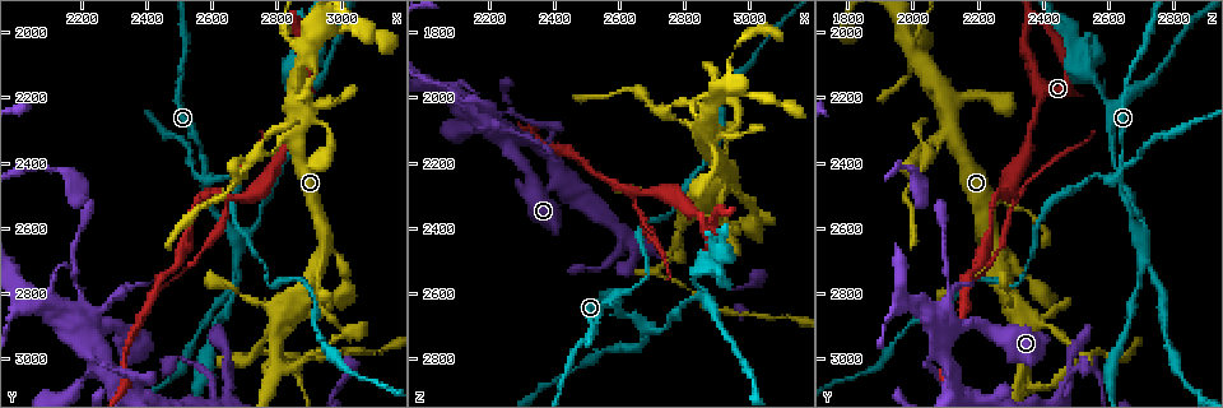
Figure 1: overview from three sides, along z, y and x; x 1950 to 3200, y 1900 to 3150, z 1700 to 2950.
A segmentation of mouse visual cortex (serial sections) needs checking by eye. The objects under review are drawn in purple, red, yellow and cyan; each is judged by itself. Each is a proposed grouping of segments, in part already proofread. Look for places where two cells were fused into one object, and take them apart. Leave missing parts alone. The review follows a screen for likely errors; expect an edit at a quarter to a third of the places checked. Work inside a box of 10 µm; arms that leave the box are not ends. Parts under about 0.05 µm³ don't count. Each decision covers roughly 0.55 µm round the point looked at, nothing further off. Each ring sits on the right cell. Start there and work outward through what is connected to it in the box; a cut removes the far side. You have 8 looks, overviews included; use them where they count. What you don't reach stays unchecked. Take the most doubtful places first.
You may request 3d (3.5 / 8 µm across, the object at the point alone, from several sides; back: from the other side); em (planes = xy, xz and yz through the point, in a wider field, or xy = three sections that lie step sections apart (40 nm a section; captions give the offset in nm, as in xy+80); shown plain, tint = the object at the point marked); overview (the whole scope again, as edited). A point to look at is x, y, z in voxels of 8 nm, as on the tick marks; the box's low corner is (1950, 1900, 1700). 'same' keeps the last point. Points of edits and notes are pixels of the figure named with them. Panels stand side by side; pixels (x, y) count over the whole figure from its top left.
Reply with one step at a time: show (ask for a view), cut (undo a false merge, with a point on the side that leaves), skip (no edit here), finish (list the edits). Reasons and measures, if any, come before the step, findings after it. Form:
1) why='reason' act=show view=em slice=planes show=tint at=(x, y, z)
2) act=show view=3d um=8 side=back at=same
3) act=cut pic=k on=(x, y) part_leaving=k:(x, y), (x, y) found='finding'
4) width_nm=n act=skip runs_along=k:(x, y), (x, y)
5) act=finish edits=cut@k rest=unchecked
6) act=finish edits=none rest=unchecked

why='looks like a crossing' act=show view=3d um=8 at=(2580, 2440, 2630)

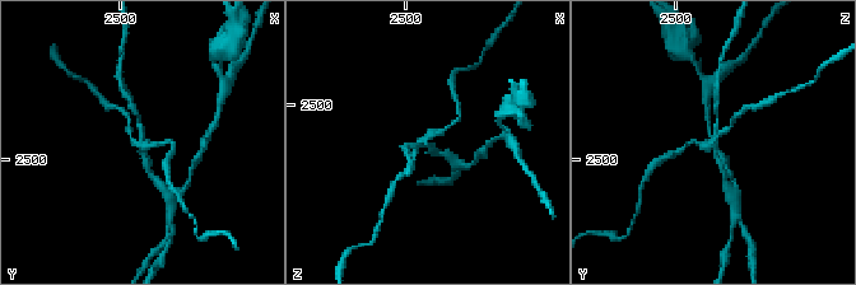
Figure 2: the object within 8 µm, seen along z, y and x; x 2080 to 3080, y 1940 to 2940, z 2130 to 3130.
why='closer look' act=show view=3d um=3.5 side=back at=same

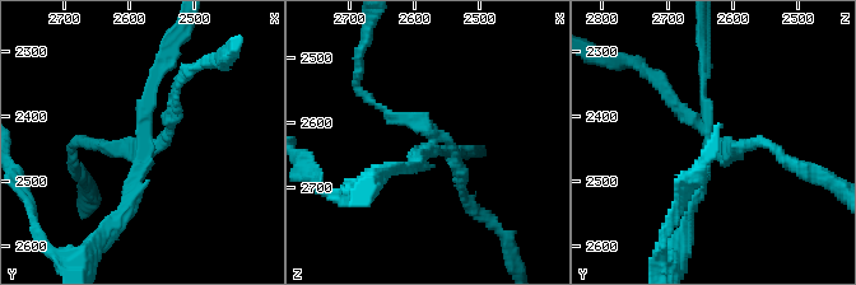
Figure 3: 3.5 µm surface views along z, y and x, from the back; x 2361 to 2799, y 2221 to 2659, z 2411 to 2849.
arms=4 arm_widths_nm=100,150,150,150 act=show view=em slice=xy step=2 show=tint at=(2575, 2440, 2635)

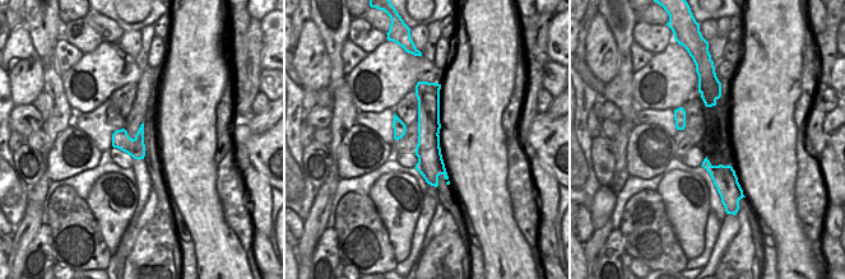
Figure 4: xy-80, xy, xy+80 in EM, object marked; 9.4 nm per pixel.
width_nm=240 act=cut pic=3 on=(108, 150) part_leaving=3:(433, 140), (359, 92), (359, 69) found='a second cell is stuck on'

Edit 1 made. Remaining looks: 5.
why='see it whole again' act=show view=overview

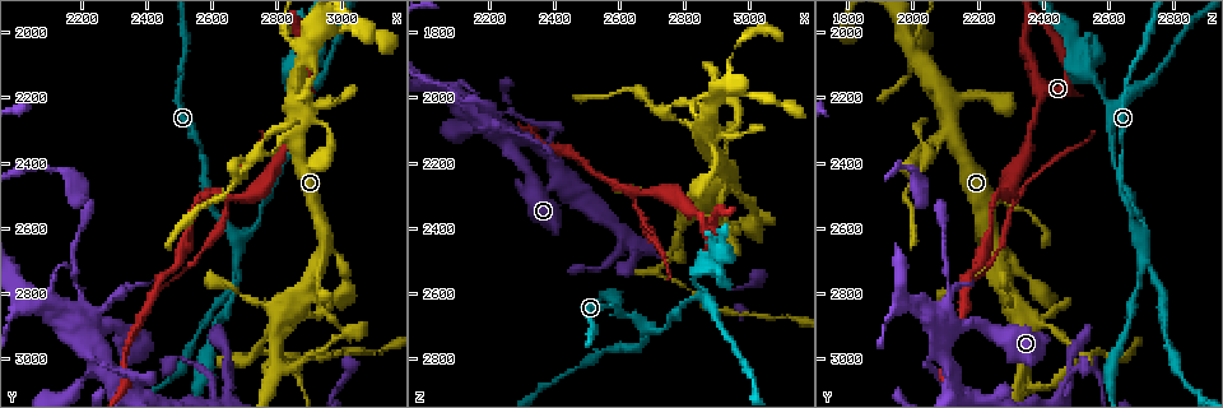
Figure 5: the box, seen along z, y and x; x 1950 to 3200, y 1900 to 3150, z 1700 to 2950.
why='side arm on a straight run' act=show view=3d um=3.5 at=(2500, 2710, 2210)

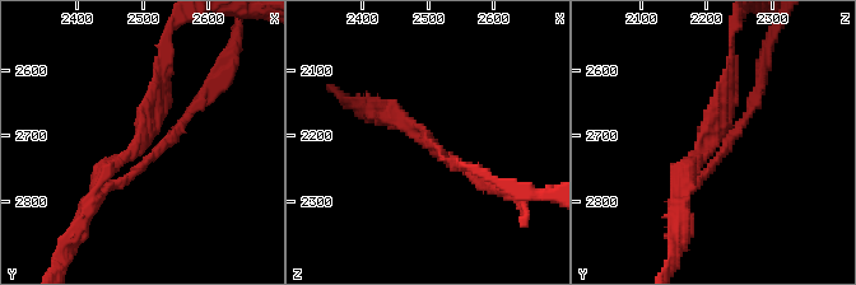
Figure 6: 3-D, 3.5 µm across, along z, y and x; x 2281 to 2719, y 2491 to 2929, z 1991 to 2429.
arms=3 arm_widths_nm=100,150,200 why='now the EM' act=show view=em slice=xy step=3 show=tint at=(2505, 2705, 2210)

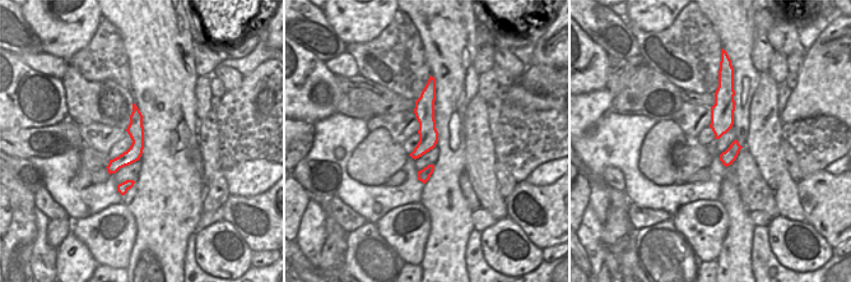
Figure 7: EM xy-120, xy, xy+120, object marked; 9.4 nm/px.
width_nm=190 act=skip runs_along=6:(168, 66), (145, 140), (94, 195) found='continuous, no second cell'

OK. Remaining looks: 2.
why='sharp bend' act=show view=3d um=3.5 at=(2720, 3000, 2540)

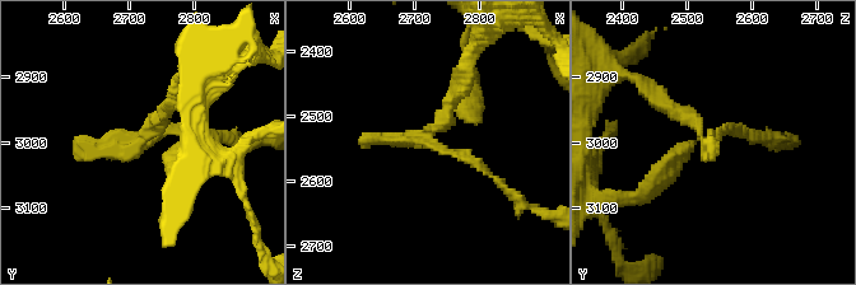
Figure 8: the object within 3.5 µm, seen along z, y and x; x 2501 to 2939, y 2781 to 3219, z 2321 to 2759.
why='shape alone is not enough' act=show view=em slice=xy step=1 show=tint at=(2720, 3005, 2535)

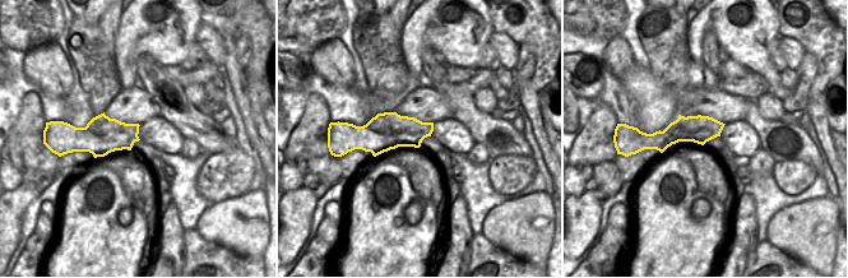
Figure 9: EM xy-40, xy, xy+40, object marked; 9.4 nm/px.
act=skip runs_along=8:(460, 85), (428, 140), (498, 183) found='continuous, no second cell'

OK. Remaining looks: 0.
act=finish edits=cut@3 rest=unchecked

